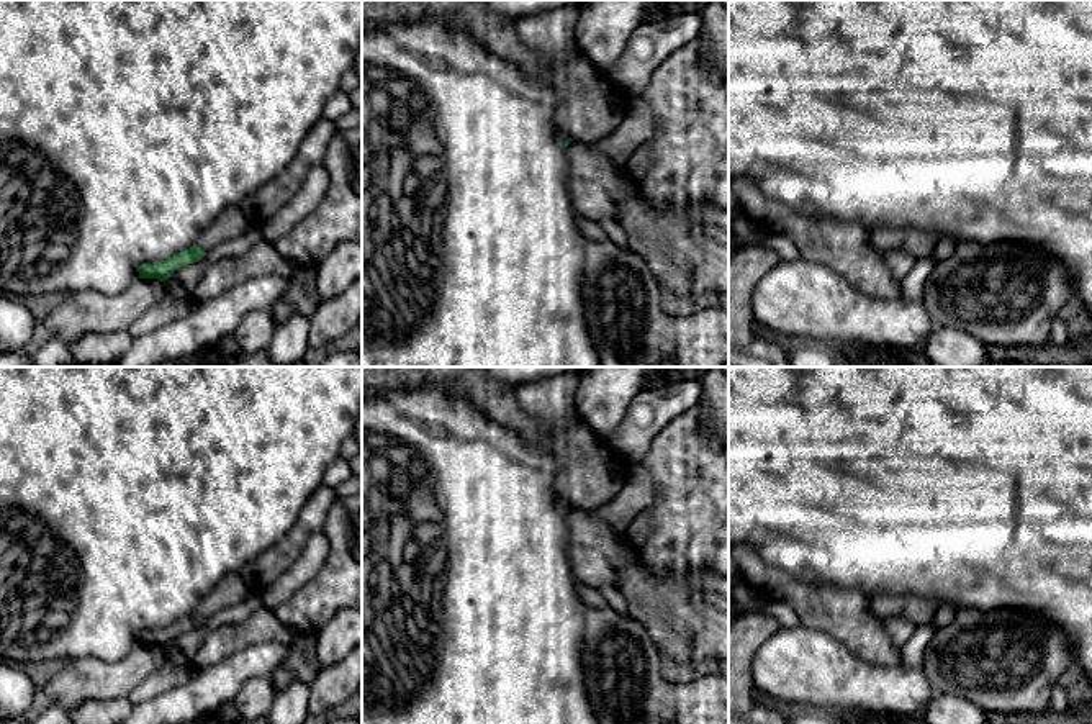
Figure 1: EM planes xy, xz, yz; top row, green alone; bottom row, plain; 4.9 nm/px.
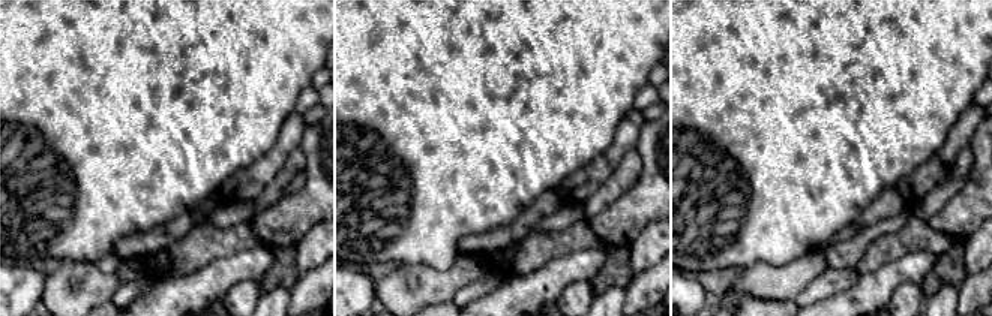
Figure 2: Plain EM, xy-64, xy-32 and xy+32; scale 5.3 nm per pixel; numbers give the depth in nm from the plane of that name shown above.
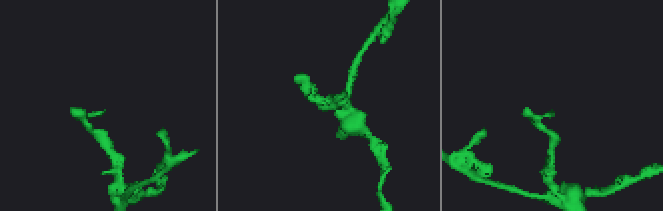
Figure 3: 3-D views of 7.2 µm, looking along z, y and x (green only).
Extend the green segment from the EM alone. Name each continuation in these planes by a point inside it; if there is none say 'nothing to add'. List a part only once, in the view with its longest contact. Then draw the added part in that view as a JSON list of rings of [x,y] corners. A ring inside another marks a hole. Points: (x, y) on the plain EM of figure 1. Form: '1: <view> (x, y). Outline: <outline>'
1: xy (231, 590). Outline: [[[239,573],[226,575],[196,606],[201,618],[210,618],[219,609],[232,606],[246,600],[252,590],[246,585]]]

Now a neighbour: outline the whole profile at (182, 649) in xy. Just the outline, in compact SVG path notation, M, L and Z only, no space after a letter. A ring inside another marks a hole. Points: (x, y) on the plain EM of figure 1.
M252 591L246 600L237 604L219 609L216 614L205 619L198 629L188 631L175 637L165 649L165 658L177 665L192 663L205 636L221 626L234 626L246 622L254 613L264 606L260 593Z

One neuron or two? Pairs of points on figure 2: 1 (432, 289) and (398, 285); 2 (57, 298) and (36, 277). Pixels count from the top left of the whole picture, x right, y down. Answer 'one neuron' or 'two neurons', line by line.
1: one neuron
2: two neurons

